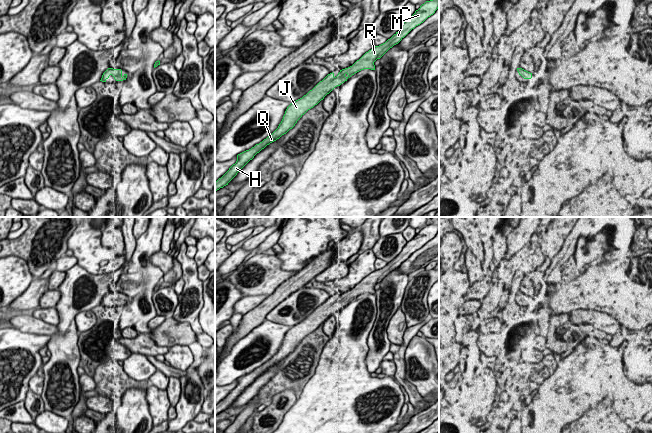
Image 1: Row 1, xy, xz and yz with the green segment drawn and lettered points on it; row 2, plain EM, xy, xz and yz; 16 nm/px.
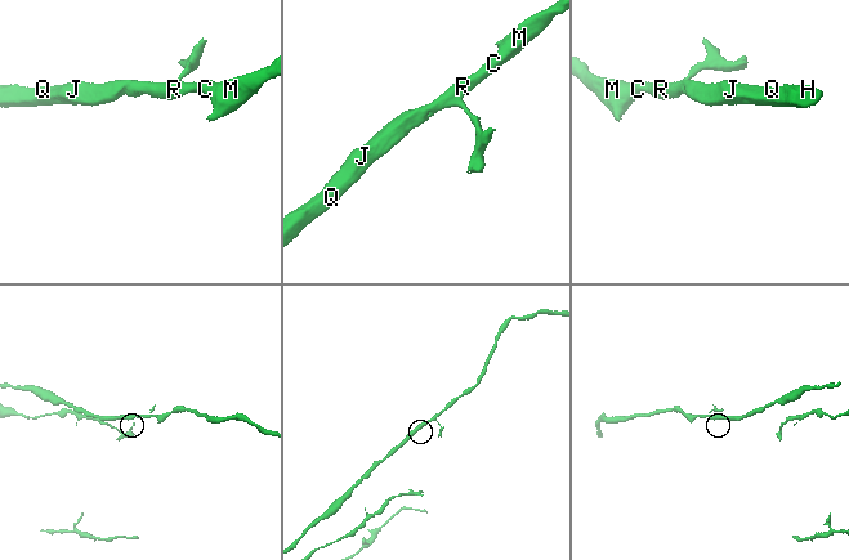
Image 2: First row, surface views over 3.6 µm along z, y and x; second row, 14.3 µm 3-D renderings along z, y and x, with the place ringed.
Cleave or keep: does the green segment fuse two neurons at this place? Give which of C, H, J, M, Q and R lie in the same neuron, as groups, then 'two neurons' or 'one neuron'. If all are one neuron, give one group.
C H J M Q R; one neuron

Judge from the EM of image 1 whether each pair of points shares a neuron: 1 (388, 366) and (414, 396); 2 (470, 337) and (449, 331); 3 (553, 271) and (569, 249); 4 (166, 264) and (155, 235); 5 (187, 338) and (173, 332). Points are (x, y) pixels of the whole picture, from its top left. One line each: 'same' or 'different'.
1: different
2: different
3: same
4: different
5: same

